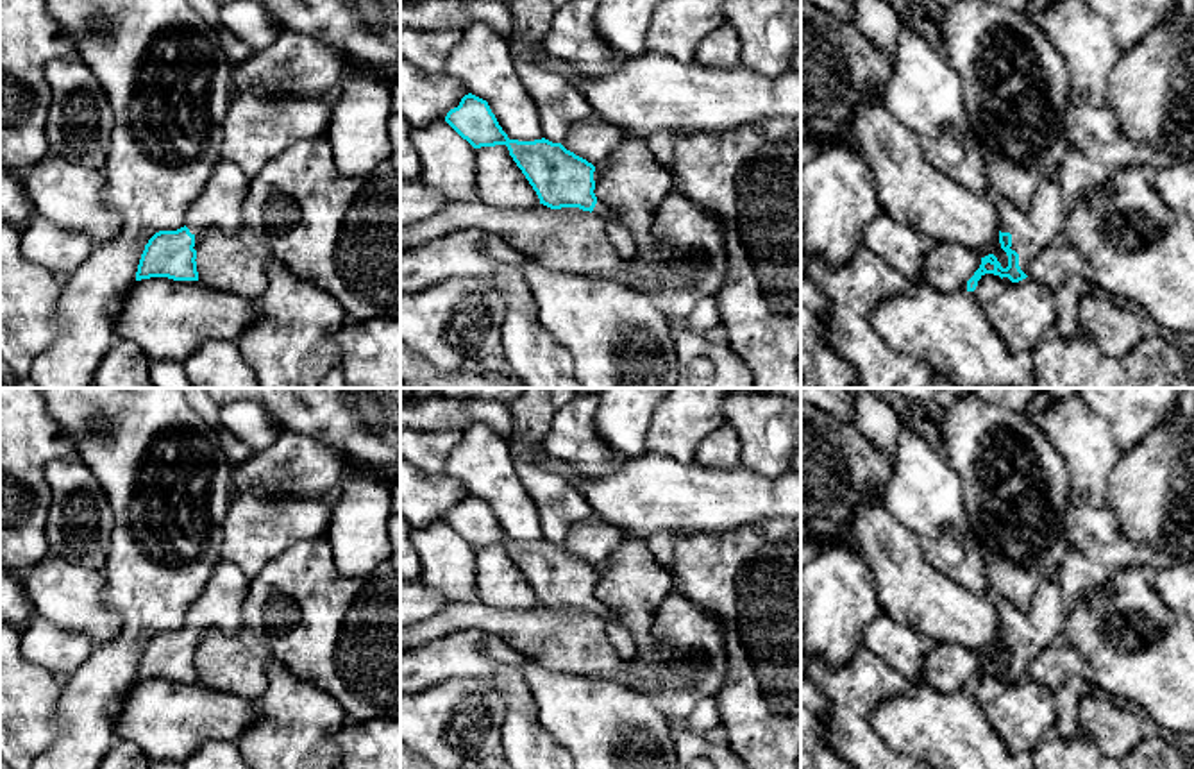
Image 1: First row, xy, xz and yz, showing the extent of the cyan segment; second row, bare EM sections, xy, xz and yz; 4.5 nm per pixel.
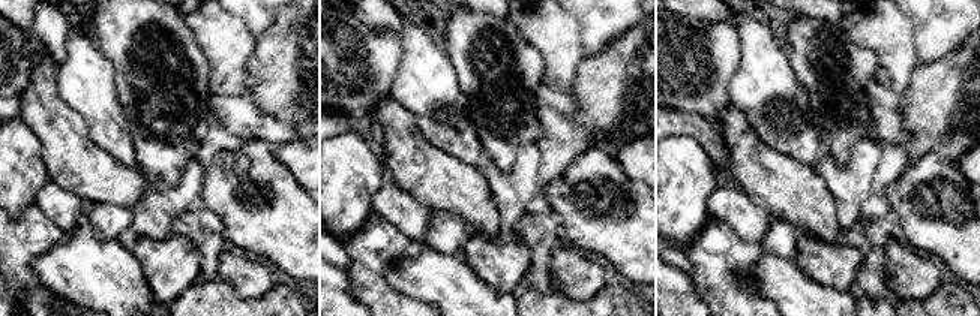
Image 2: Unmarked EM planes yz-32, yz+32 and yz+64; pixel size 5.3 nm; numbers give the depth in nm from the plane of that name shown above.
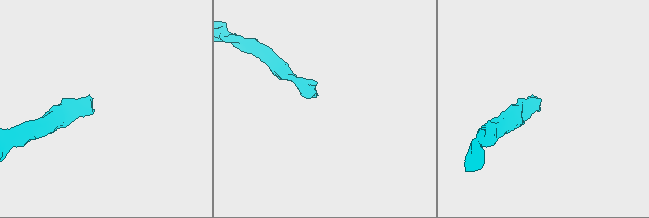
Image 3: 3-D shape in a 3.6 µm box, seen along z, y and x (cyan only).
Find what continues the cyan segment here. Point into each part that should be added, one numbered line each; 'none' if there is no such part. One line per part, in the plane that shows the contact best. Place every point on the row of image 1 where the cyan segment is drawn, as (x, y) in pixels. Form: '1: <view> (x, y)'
1: yz (1032, 229)

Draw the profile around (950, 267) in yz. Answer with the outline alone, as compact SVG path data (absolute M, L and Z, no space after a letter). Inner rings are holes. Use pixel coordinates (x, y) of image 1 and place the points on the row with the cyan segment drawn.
M937 243L928 252L926 275L938 290L967 290L967 281L980 268L981 258L962 245Z

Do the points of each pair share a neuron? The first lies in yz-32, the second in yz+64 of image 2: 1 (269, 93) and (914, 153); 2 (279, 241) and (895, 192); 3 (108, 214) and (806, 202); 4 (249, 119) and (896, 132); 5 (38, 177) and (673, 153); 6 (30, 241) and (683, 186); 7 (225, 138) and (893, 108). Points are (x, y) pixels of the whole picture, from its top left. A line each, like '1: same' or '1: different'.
1: same
2: same
3: different
4: same
5: same
6: different
7: different

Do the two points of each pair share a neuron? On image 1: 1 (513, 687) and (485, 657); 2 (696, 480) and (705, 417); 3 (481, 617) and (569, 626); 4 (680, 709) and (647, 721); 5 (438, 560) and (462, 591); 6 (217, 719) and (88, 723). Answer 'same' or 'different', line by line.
1: different
2: different
3: same
4: different
5: same
6: different

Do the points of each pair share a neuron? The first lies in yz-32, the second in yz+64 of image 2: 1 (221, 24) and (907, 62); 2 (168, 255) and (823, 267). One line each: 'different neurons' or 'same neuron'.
1: same neuron
2: same neuron

